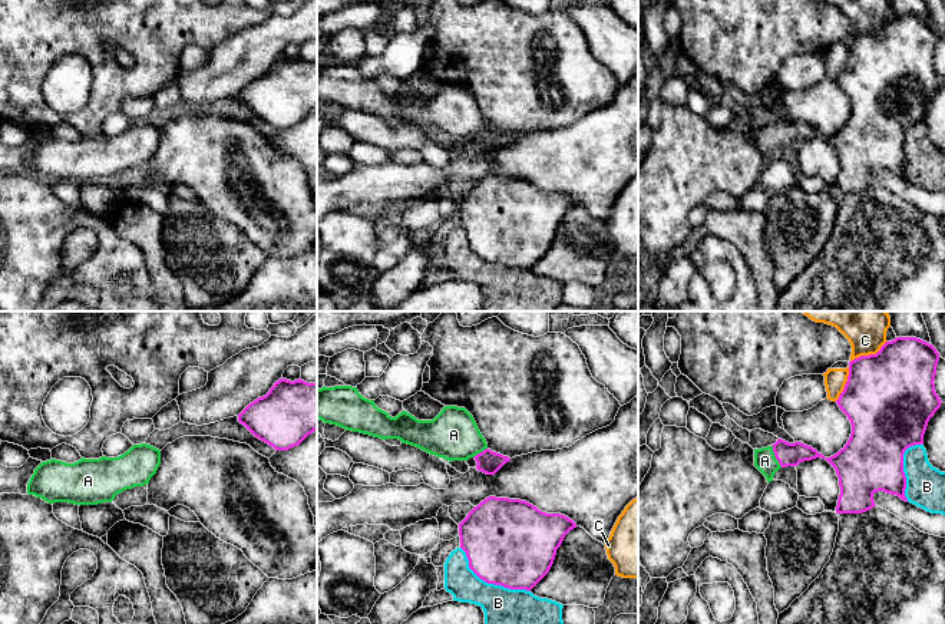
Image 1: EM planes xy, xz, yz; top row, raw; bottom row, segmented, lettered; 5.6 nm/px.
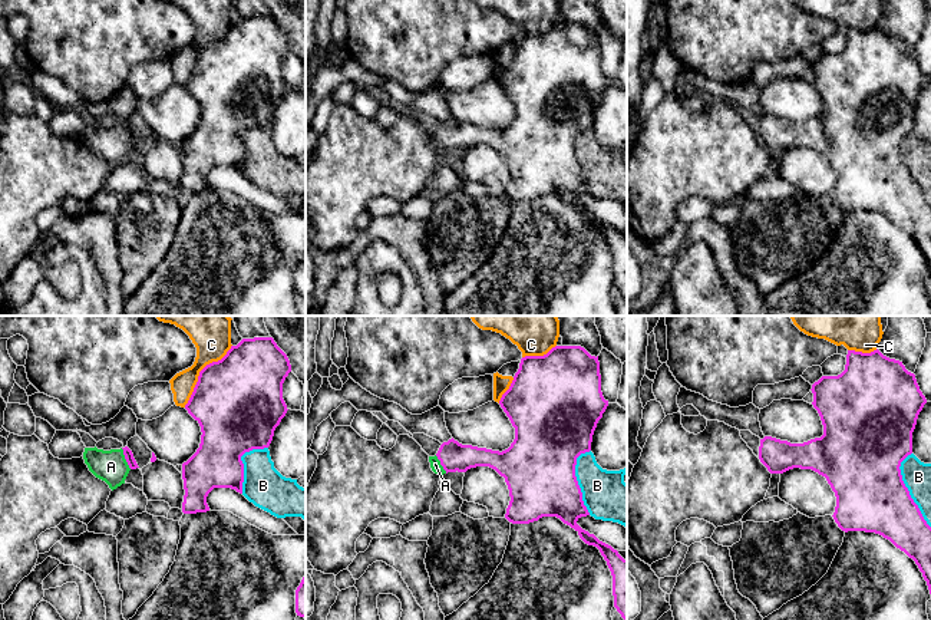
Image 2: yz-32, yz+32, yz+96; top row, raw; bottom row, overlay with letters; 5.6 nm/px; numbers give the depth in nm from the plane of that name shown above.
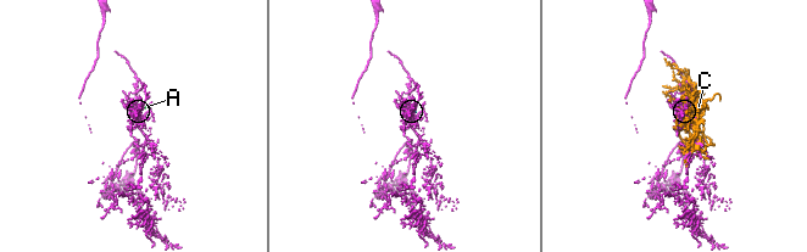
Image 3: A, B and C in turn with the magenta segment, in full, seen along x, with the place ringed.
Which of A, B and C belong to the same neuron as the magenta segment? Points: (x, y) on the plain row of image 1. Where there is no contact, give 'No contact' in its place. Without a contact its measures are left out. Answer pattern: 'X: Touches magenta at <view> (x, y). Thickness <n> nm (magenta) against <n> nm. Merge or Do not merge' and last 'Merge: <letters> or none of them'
A: Touches magenta at yz (775, 134). Thickness 130 nm (magenta) against 120 nm. Merge
B: Touches magenta at xz (489, 261). Thickness 480 nm (magenta) against 340 nm. Do not merge
C: Touches magenta at yz (869, 33). Thickness 480 nm (magenta) against 190 nm. Do not merge
Merge: A

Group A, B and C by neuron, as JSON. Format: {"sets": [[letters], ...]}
{"sets": [["A"], ["B"], ["C"]]}

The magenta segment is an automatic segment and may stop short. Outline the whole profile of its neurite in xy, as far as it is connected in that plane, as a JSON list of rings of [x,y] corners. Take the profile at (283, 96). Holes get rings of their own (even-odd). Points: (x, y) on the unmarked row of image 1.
[[[280,57],[265,75],[250,82],[238,93],[238,100],[275,129],[288,129],[298,125],[317,109],[317,62],[307,62],[301,57],[294,60]]]

